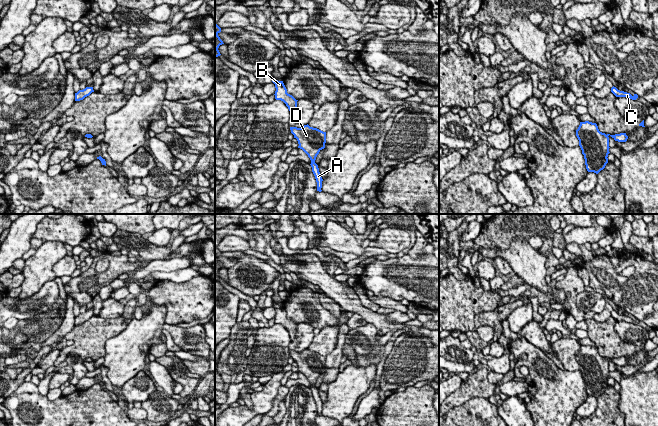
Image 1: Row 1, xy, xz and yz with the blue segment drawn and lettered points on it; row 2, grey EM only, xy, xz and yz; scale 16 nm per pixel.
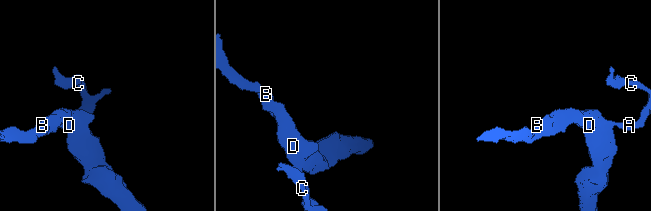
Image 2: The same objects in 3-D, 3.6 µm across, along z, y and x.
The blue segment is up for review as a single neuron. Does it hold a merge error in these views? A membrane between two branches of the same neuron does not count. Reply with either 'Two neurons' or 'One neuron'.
One neuron

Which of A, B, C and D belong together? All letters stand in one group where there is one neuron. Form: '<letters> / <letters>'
A B C D

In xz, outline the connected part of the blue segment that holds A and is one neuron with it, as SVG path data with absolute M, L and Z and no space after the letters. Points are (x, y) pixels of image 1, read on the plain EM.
M308 348L301 352L290 351L290 354L298 365L298 372L302 373L310 382L312 396L317 406L317 415L321 416L323 403L315 384L319 376L325 372L326 356L310 351Z

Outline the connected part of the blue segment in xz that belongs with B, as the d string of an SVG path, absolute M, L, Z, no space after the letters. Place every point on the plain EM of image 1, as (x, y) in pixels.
M272 305L275 308L275 323L283 325L288 331L291 341L294 340L297 336L297 325L292 319L287 317L287 313L283 305Z

